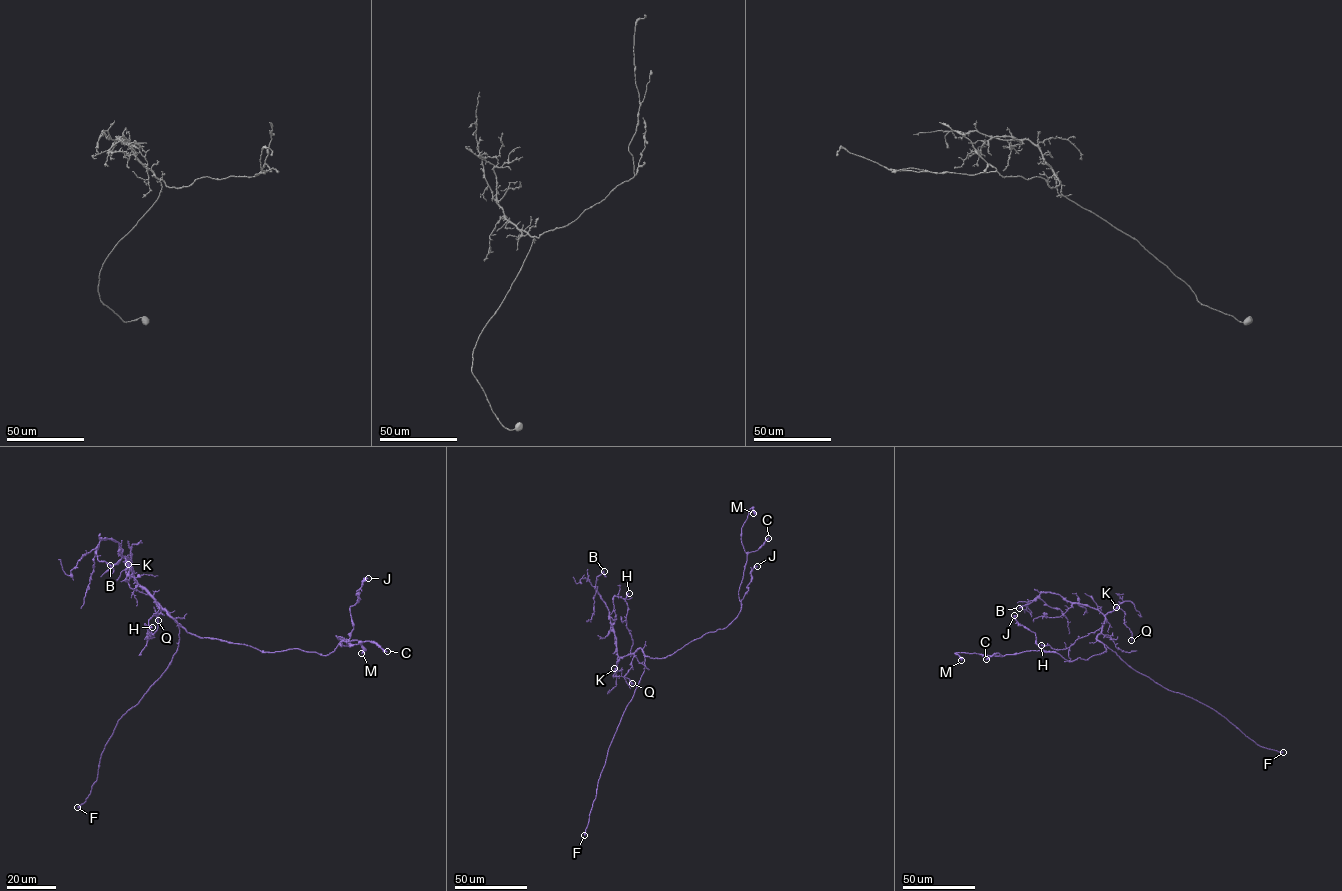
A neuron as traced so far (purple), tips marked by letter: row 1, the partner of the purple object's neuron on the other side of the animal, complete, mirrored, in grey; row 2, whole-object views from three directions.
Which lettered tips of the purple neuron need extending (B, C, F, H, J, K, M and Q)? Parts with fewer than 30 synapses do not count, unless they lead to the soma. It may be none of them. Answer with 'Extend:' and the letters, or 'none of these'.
Extend: F

